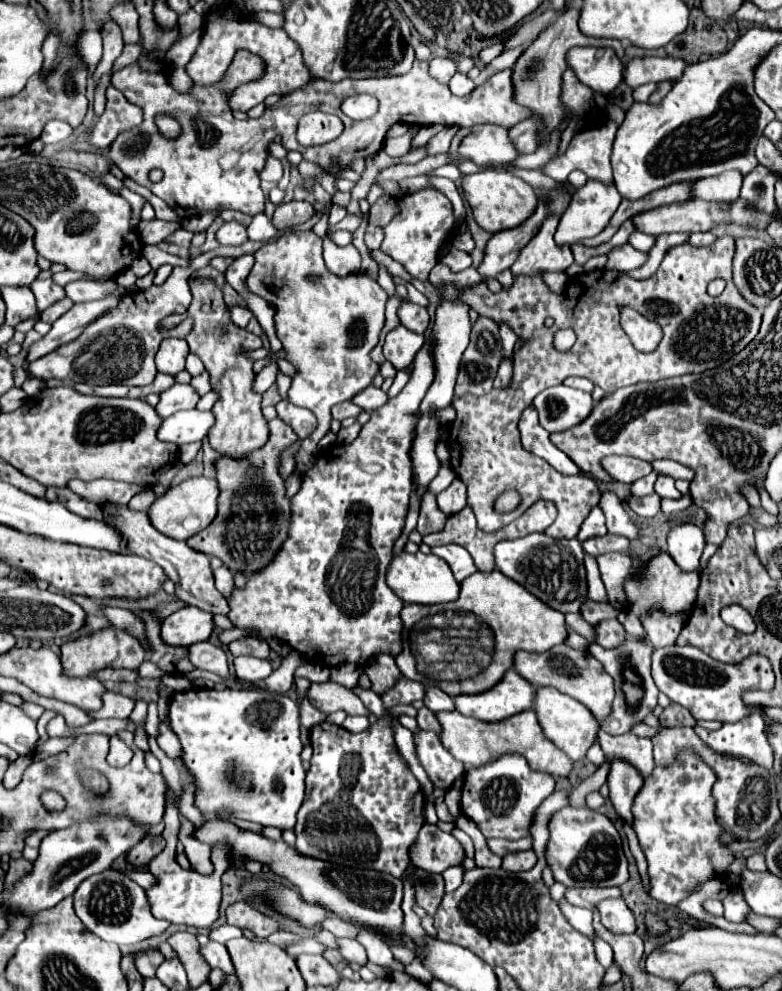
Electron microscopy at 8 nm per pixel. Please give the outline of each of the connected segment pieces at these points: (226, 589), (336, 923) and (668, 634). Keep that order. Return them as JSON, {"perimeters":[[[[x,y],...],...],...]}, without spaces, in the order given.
{"perimeters":[[[[221,566],[221,568],[215,570],[215,584],[223,592],[223,596],[229,598],[231,590],[233,590],[233,574],[231,574],[231,570],[227,566]]],[[[329,918],[323,922],[323,928],[333,932],[337,938],[351,938],[355,940],[359,936],[359,928],[355,928],[353,924],[341,920],[341,918]]],[[[653,612],[651,616],[645,616],[641,622],[645,626],[647,638],[653,644],[653,648],[659,648],[659,642],[665,642],[663,646],[671,646],[677,634],[681,632],[681,626],[685,624],[685,620],[681,618],[681,612],[677,614]]]]}

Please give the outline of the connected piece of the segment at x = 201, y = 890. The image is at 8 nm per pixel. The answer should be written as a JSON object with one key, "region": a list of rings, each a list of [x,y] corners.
{"region":[[[167,797],[163,822],[165,828],[162,832],[166,840],[165,850],[159,852],[151,862],[149,870],[159,880],[153,888],[147,890],[149,904],[155,918],[169,920],[171,924],[195,926],[195,928],[211,928],[213,922],[219,918],[219,904],[221,904],[221,876],[225,870],[233,866],[233,846],[229,842],[215,842],[211,848],[211,862],[215,870],[211,874],[199,874],[195,870],[183,870],[176,861],[176,845],[180,827],[179,811],[174,804],[175,798]]]}

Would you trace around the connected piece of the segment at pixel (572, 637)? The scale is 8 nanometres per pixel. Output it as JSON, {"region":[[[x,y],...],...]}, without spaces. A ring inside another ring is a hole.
{"region":[[[567,625],[567,630],[568,630],[568,637],[566,643],[572,648],[586,651],[589,647],[589,642],[584,637],[575,633],[575,631],[573,631],[569,625]],[[583,645],[584,645],[584,649],[583,649]]]}

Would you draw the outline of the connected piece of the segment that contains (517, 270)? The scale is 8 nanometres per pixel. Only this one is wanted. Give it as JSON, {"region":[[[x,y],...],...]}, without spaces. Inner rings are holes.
{"region":[[[559,216],[545,218],[539,232],[521,250],[517,262],[511,266],[511,272],[515,278],[517,276],[541,276],[545,272],[563,272],[575,262],[567,246],[565,250],[555,246],[553,234],[555,234],[557,222],[559,222]]]}

